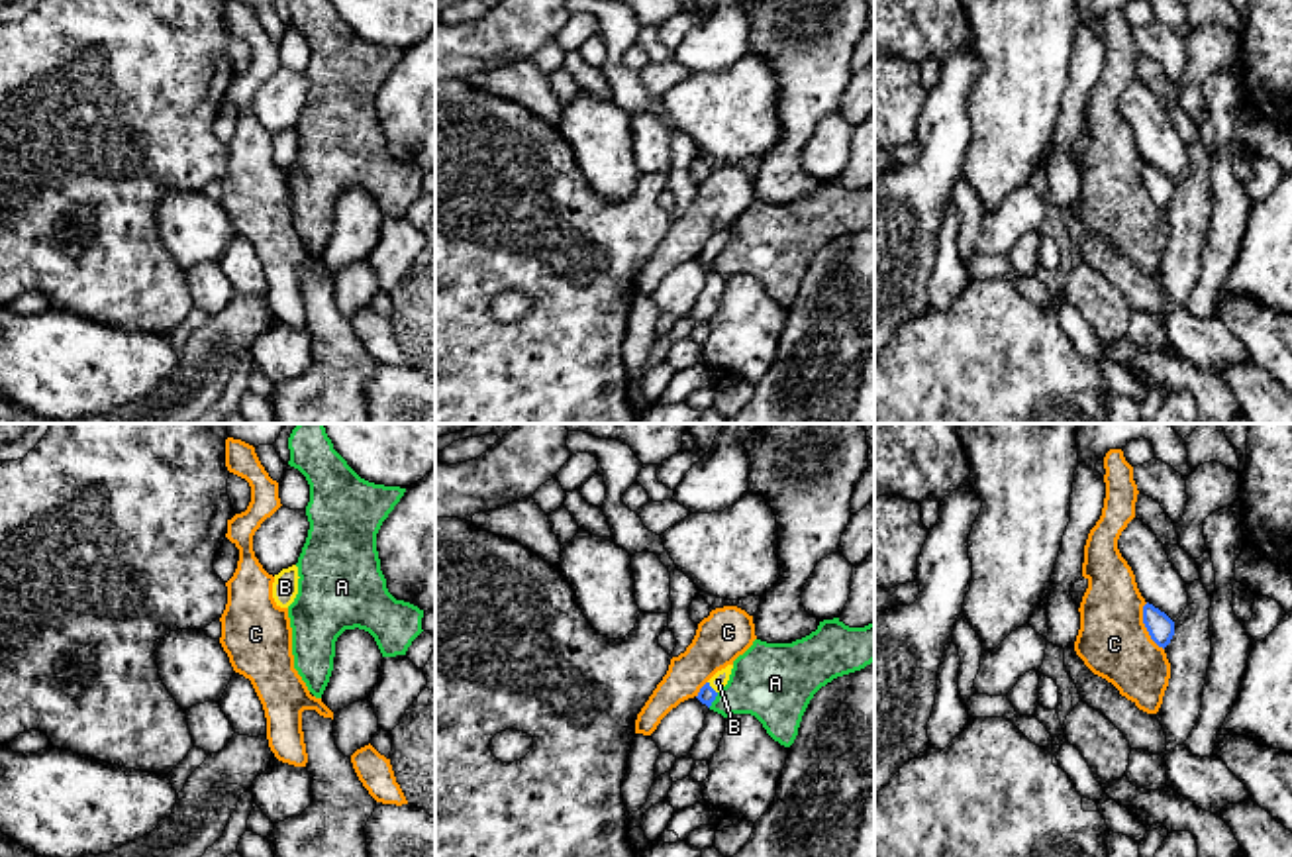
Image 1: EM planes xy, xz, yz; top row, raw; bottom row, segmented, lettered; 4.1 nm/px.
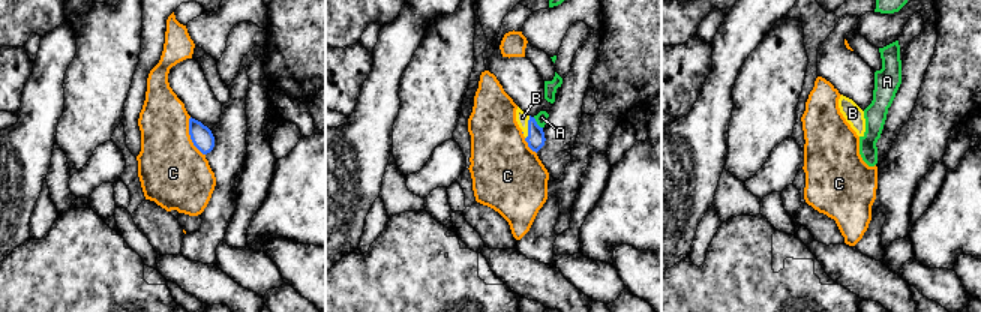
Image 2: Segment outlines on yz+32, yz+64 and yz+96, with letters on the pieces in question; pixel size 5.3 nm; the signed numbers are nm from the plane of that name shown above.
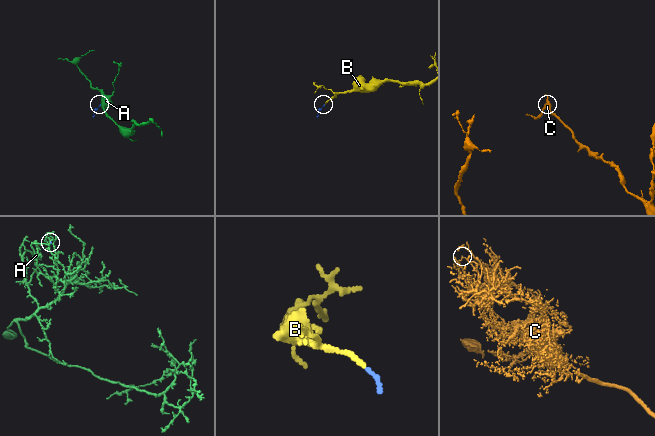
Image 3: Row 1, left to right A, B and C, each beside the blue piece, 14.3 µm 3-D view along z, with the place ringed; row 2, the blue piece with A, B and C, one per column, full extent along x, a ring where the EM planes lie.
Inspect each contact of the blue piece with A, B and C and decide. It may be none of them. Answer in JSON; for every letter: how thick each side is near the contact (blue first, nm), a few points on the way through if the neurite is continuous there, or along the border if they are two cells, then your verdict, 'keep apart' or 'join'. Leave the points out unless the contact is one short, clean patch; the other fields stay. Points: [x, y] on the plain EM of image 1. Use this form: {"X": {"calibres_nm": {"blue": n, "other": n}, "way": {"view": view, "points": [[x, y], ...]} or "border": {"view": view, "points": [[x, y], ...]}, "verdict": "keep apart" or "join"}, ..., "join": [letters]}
{"A": {"calibres_nm": {"blue": 70, "other": 320}, "border": {"view": "xz", "points": [[718, 253], [708, 267]]}, "verdict": "keep apart"}, "B": {"calibres_nm": {"blue": 70, "other": 70}, "way": {"view": "xz", "points": [[706, 255], [710, 248], [718, 242]]}, "verdict": "join"}, "C": {"calibres_nm": {"blue": 110, "other": 300}, "verdict": "keep apart"}, "join": ["B"]}

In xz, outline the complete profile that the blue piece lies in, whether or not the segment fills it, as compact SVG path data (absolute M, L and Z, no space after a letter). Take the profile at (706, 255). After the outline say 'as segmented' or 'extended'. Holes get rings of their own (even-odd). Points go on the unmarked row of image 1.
M727 226L725 229L718 231L698 253L698 261L706 265L708 269L716 261L718 253L727 245L733 226Z; extended

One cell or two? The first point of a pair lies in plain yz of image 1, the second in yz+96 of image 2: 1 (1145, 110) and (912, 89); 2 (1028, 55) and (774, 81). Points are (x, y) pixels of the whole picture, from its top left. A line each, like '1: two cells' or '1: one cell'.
1: two cells
2: one cell

